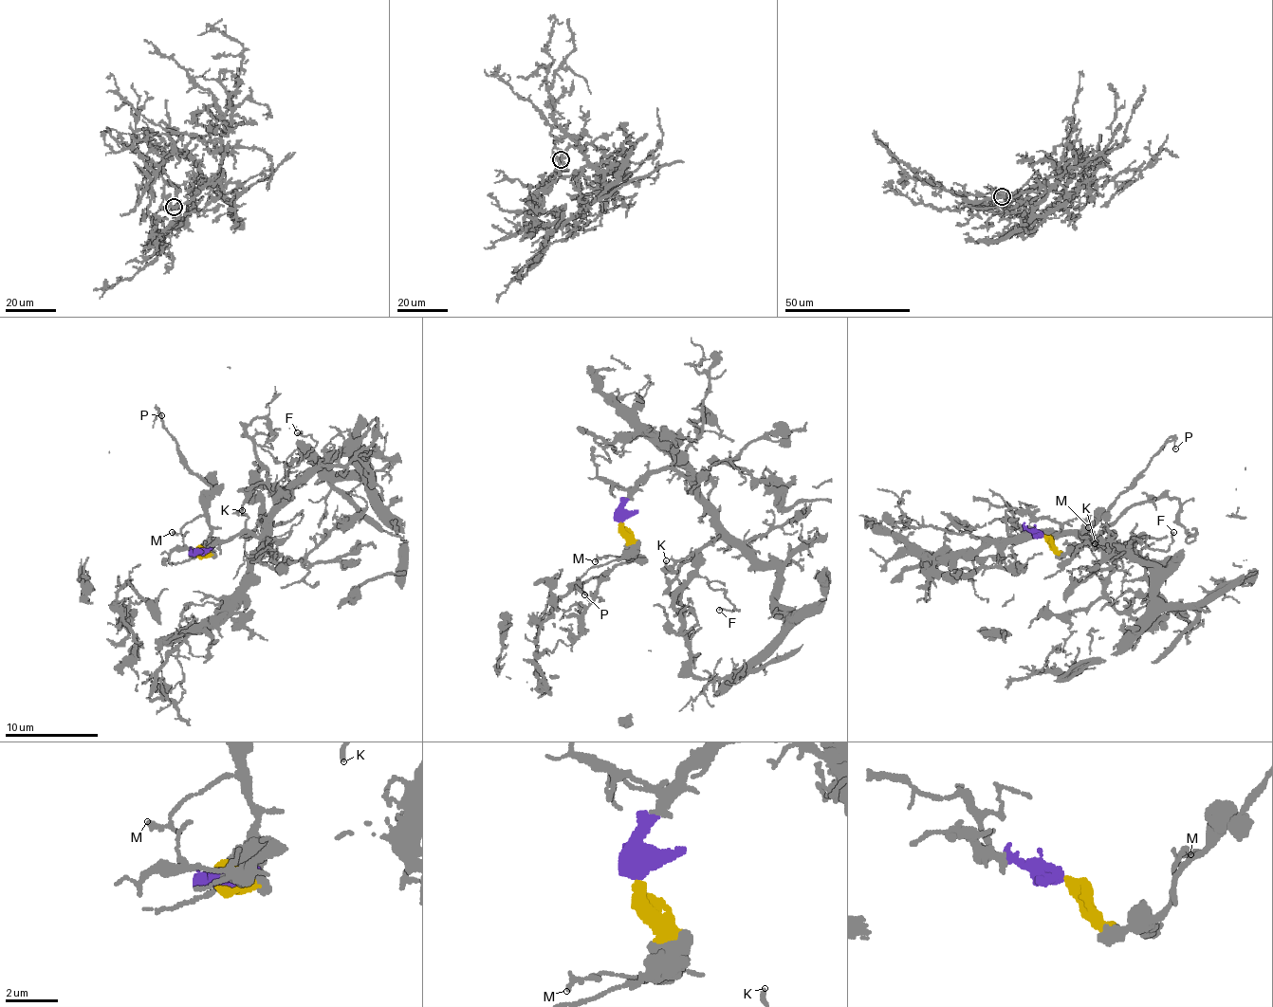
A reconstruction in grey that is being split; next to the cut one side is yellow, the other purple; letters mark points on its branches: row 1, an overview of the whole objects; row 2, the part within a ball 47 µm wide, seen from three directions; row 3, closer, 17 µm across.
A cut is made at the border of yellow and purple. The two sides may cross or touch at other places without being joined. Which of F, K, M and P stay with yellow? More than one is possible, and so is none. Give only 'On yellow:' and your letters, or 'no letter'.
On yellow: M, P

